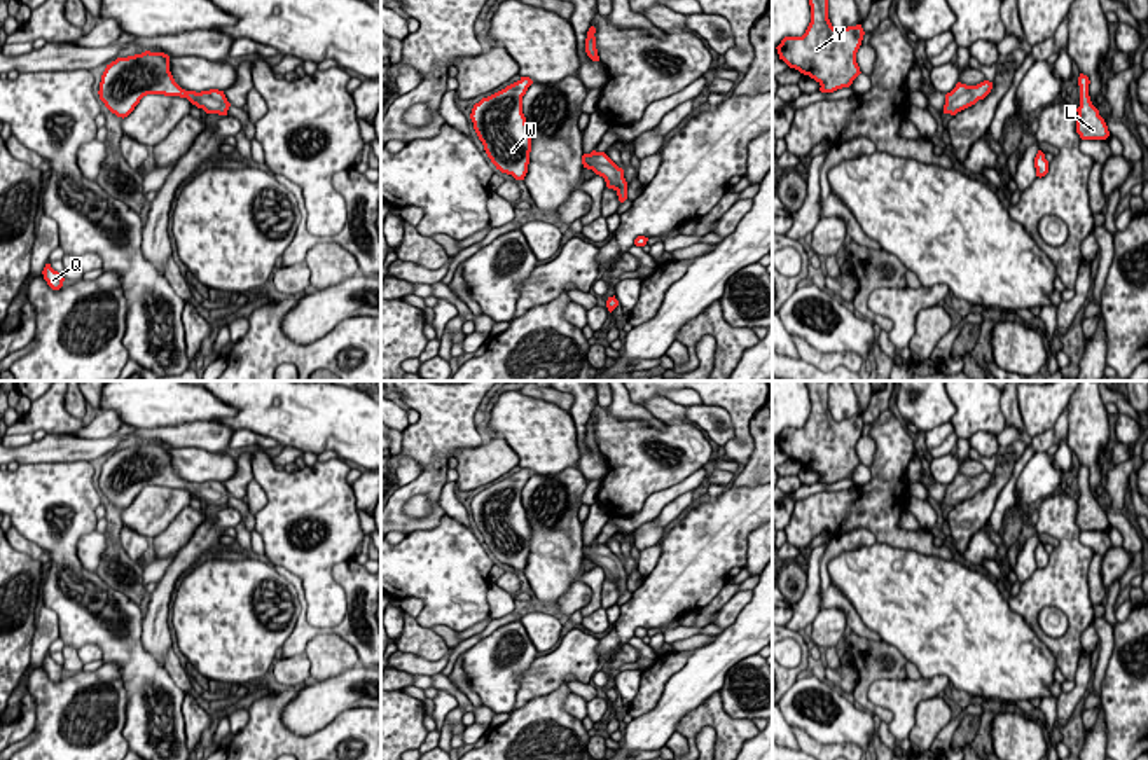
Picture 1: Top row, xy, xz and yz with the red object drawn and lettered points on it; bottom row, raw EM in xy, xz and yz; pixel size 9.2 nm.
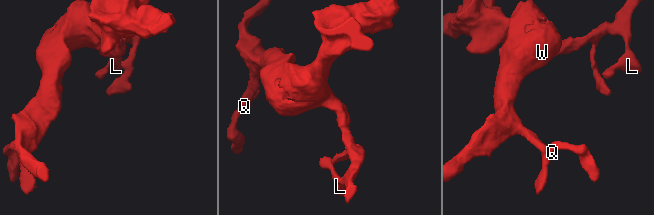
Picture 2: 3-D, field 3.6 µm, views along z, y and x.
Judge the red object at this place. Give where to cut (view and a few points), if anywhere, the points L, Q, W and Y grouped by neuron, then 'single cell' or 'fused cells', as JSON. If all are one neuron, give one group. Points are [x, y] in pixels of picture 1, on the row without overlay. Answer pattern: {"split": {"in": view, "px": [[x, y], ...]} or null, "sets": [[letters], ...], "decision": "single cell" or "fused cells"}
{"split": null, "sets": [["L", "Q", "W", "Y"]], "decision": "single cell"}

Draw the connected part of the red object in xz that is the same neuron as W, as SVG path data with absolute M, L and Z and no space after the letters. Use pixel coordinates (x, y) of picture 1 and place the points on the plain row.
M521 468L505 480L482 489L470 505L491 554L515 571L524 571L529 556L531 526L522 505L522 487L531 475L529 468Z

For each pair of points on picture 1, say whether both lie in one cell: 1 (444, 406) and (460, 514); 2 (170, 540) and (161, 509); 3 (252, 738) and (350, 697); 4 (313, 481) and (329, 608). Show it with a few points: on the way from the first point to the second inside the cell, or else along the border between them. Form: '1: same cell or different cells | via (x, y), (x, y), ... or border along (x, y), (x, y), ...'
1: different cells | border along (448, 483), (439, 500), (444, 514)
2: different cells | border along (187, 505), (152, 538)
3: different cells | border along (299, 690), (282, 722), (310, 736)
4: same cell | via (320, 512), (332, 525), (322, 549), (322, 577)

